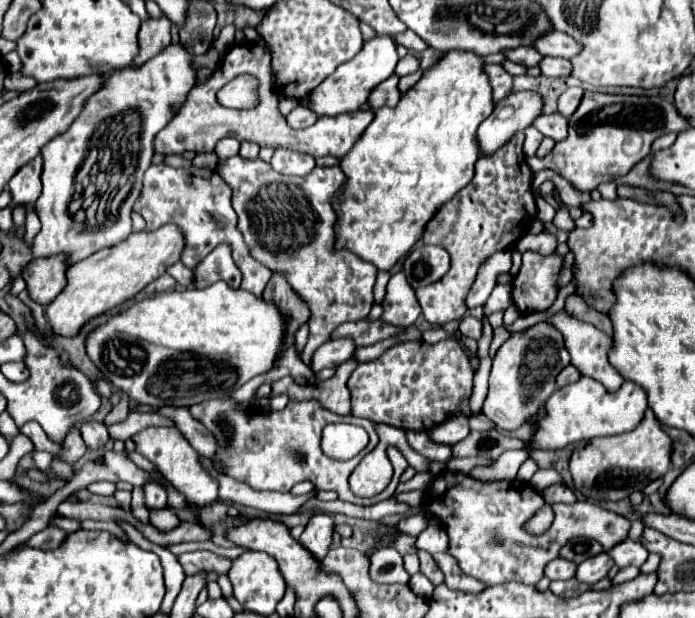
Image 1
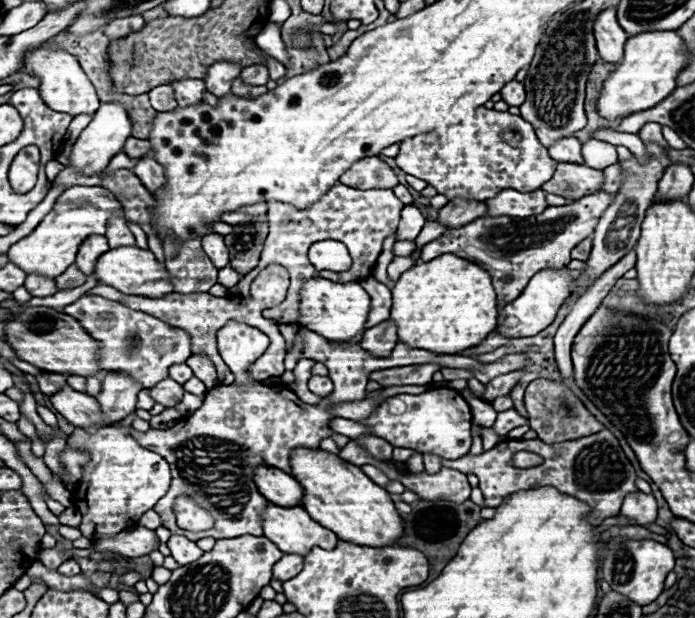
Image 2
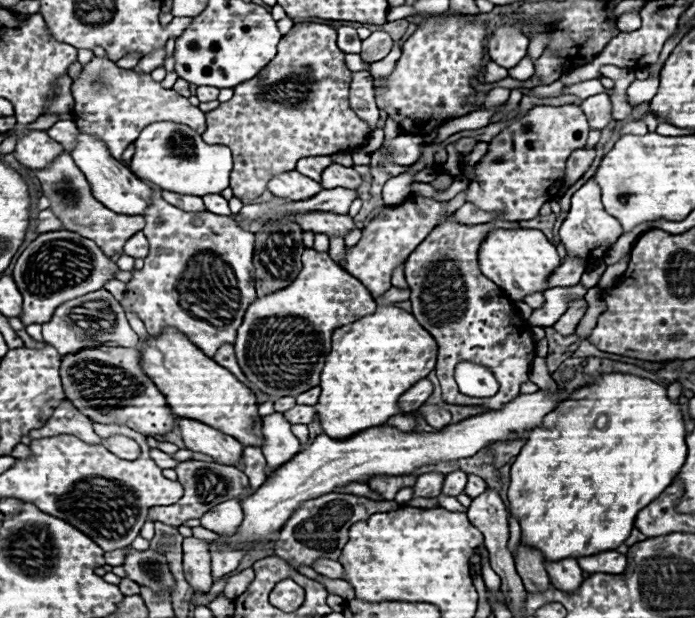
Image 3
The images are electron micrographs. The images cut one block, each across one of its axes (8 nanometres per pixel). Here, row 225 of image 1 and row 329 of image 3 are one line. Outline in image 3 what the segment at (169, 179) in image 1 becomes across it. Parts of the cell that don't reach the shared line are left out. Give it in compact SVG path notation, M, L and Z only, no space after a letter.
M150 184L154 188L154 202L150 206L150 210L146 210L144 218L146 218L146 226L144 226L144 234L150 242L150 252L148 256L144 258L144 268L142 270L132 270L132 278L130 282L126 282L126 290L124 290L124 296L120 300L122 308L124 310L132 310L146 326L148 334L150 336L160 336L164 328L178 328L178 332L186 334L186 338L196 344L208 358L214 358L216 350L222 346L222 344L234 344L236 342L236 330L238 326L242 324L242 318L244 318L244 310L246 306L250 306L250 302L256 298L256 290L254 290L254 266L252 266L252 248L254 248L254 234L252 232L246 232L242 230L234 218L222 218L218 214L210 214L210 212L184 212L180 208L174 208L172 204L164 202L162 196L160 196L160 190L158 186Z

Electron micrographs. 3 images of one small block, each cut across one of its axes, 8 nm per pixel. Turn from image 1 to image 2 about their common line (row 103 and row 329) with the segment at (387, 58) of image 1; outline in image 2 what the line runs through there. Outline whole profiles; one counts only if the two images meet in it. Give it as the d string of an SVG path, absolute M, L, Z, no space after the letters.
M312 278L302 288L302 300L300 300L300 326L308 328L326 340L352 340L364 332L364 324L368 320L370 312L370 296L358 282L348 284L336 284L322 278Z

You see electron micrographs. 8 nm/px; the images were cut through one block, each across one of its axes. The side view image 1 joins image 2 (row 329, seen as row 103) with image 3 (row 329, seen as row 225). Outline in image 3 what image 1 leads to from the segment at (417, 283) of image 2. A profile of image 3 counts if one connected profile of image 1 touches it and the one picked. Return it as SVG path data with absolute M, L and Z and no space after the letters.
M382 306L374 314L338 328L332 336L332 352L328 354L320 376L322 394L316 404L324 432L334 434L334 438L346 438L346 434L366 430L366 426L378 426L378 422L388 422L388 418L400 414L400 396L436 368L436 356L438 344L430 332L410 312L396 306Z

